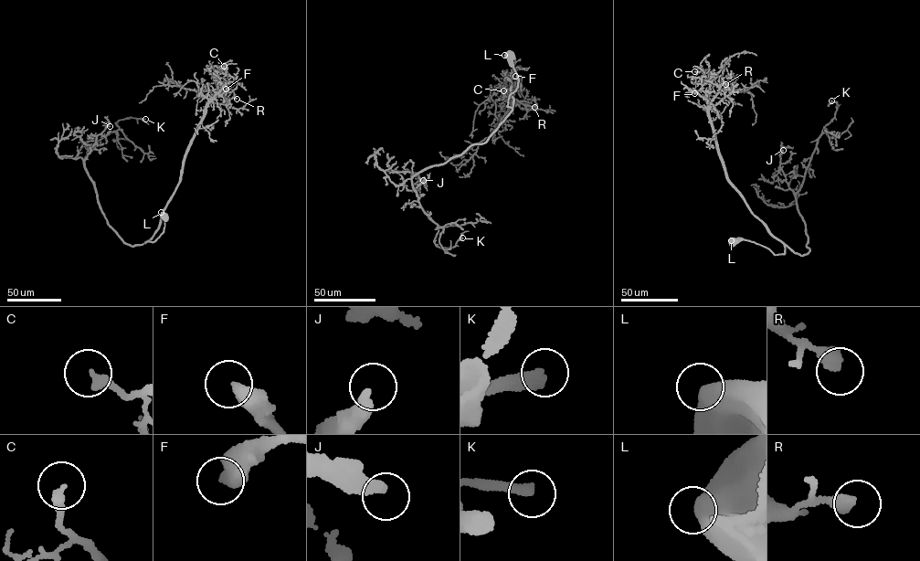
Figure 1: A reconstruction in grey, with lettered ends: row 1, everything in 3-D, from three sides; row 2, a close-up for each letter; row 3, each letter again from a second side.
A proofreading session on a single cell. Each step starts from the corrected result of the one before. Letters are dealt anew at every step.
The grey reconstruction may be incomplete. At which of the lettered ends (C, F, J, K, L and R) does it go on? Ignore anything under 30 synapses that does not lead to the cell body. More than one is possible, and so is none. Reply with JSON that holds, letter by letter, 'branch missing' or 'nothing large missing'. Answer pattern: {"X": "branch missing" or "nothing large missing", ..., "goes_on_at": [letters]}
{"C": "nothing large missing", "F": "nothing large missing", "J": "nothing large missing", "K": "branch missing", "L": "nothing large missing", "R": "nothing large missing", "goes_on_at": ["K"]}

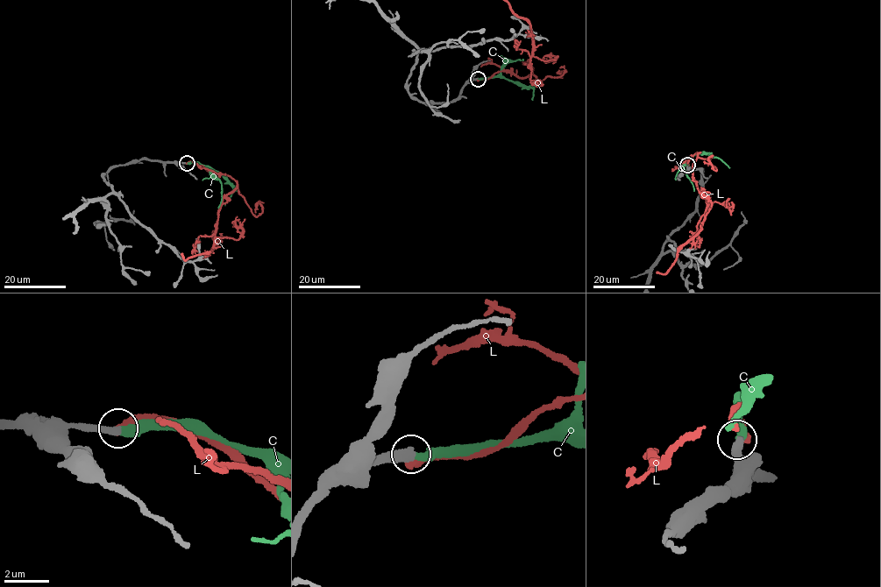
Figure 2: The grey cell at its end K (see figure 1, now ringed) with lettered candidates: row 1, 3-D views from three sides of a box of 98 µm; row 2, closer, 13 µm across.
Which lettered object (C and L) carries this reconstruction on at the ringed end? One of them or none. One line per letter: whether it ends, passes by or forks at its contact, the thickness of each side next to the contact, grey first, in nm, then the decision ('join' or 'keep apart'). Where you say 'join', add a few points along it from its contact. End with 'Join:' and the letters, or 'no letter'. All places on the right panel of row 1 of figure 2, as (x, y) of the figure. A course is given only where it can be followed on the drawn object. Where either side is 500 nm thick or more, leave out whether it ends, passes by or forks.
C: it ends | 400/400 nm | join | via (687, 165), (690, 155), (701, 152), (722, 159), (729, 167)
L: it ends | 440/280 nm | keep apart
Join: C

